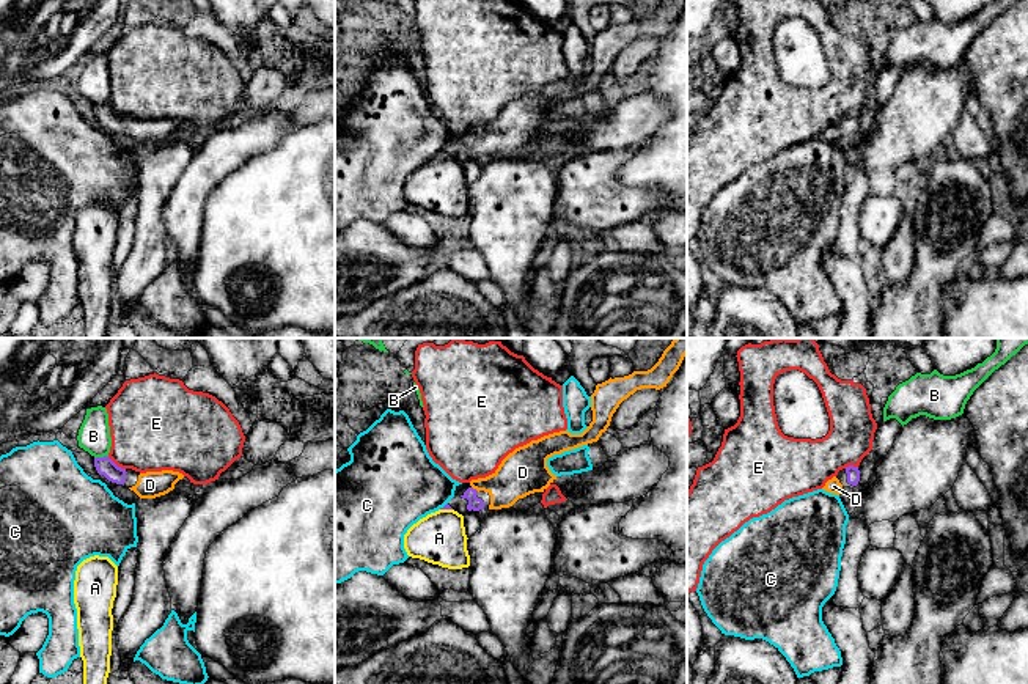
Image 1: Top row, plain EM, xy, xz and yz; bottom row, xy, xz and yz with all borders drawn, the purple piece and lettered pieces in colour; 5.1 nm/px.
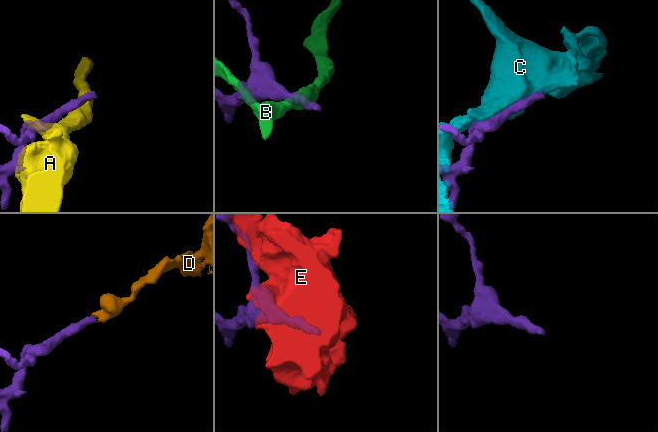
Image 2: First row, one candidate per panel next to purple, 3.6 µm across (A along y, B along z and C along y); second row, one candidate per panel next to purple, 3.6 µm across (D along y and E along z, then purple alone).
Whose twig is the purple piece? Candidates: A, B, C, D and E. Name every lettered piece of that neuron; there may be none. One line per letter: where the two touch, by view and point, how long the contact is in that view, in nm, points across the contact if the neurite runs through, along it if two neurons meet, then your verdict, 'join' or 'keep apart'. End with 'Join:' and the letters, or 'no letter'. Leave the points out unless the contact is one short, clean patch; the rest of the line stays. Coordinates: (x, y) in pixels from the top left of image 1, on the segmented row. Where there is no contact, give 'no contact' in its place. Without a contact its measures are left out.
A: xz (447, 508) | 60 nm | keep apart
B: xy (101, 458) | 70 nm | along xy (107, 455), (95, 458) | keep apart
C: xz (444, 507) | 60 nm | keep apart
D: xz (475, 489) | 50 nm | across xz (475, 503), (475, 489), (508, 485), (521, 474) | join
E: xy (115, 464) | 120 nm | keep apart
Join: D

